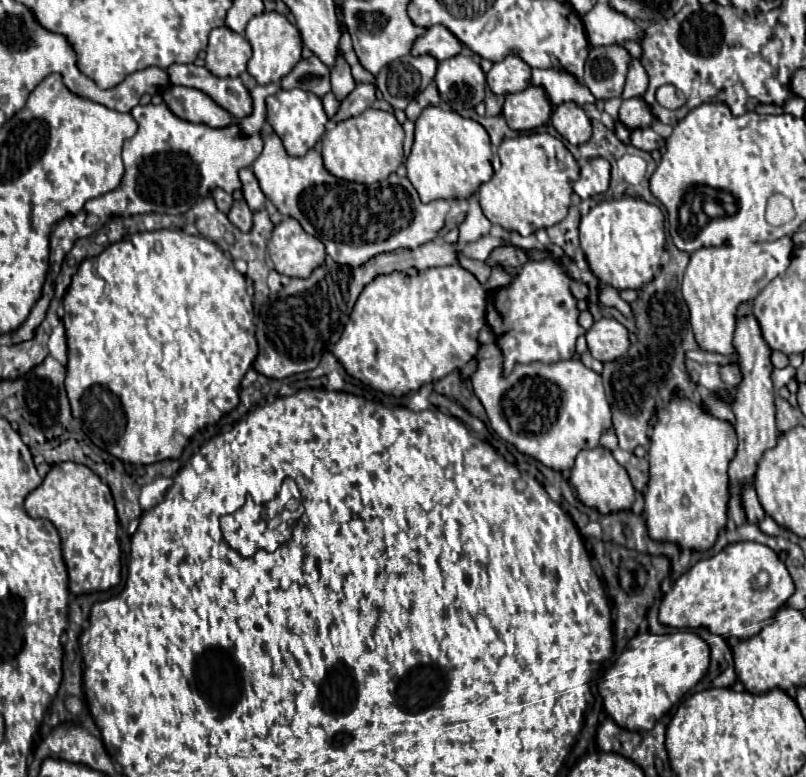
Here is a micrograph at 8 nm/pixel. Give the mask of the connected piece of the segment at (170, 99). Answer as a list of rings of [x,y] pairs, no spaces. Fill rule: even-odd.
[[[168,86],[166,90],[162,94],[164,102],[180,118],[190,122],[206,122],[208,126],[226,126],[226,122],[230,122],[230,114],[222,110],[208,94],[186,86]]]

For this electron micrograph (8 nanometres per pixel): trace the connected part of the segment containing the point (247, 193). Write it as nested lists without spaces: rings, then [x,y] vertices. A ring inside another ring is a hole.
[[[244,168],[240,170],[240,180],[242,180],[242,192],[244,192],[244,200],[248,202],[250,210],[252,212],[258,212],[258,210],[264,210],[268,200],[264,196],[264,192],[260,190],[260,184],[258,184],[258,178],[254,176],[252,168]]]

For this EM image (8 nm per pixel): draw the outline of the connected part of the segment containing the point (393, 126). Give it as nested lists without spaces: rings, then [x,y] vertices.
[[[368,108],[360,116],[338,122],[322,138],[322,158],[326,170],[342,180],[372,184],[386,180],[402,164],[404,130],[390,112]]]

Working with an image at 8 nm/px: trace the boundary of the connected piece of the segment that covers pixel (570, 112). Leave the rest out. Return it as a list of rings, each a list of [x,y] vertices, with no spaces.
[[[574,102],[556,106],[552,112],[552,124],[558,130],[558,134],[574,146],[578,146],[578,144],[586,142],[586,138],[590,138],[590,130],[592,130],[590,118]]]

